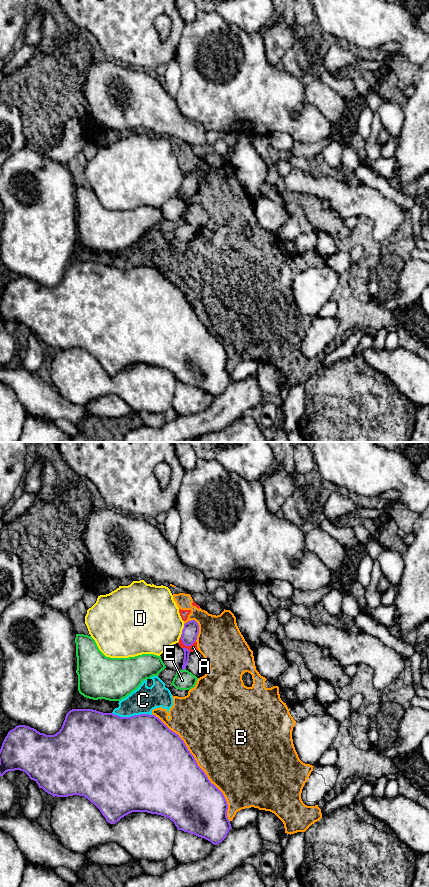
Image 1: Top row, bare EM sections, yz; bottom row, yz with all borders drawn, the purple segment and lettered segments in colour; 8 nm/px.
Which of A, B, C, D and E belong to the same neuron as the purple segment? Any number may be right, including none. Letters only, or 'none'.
none

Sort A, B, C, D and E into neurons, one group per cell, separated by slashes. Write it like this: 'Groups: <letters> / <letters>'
Groups: A B C / D / E

